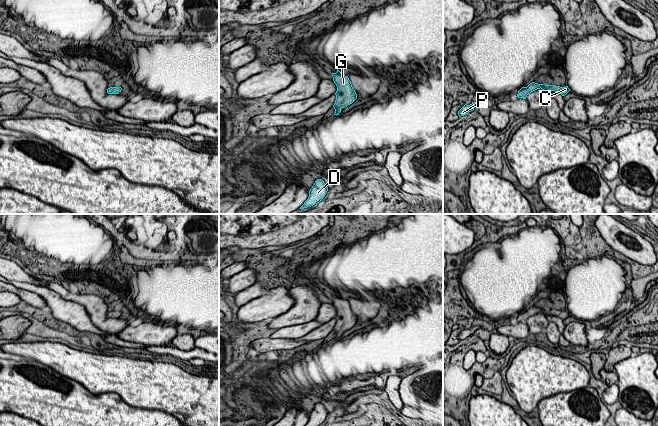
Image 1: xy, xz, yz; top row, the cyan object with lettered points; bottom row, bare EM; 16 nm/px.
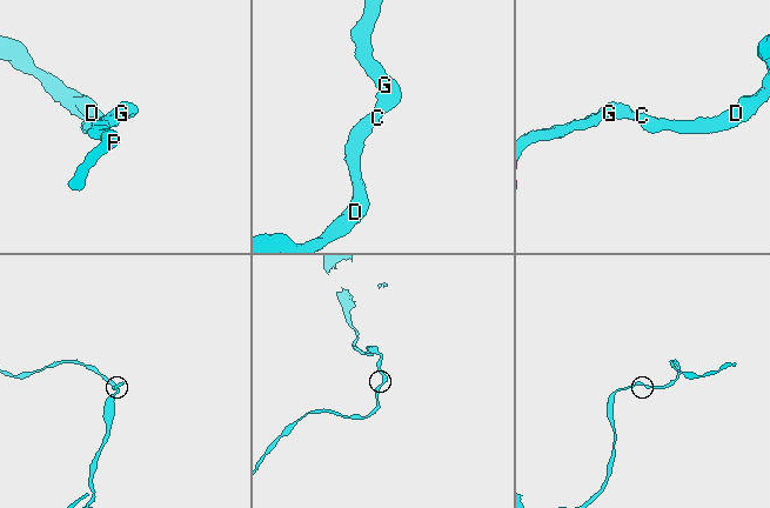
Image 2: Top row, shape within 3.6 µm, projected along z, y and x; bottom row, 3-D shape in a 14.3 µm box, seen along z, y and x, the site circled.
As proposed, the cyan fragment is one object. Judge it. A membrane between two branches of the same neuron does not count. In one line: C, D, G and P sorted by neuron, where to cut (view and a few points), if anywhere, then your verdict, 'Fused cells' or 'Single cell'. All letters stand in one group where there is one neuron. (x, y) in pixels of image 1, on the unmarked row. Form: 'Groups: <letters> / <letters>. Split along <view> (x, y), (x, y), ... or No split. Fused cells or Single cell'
Groups: C D G P. No split. Single cell

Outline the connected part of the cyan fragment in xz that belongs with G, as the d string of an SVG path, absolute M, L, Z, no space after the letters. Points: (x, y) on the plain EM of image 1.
M338 293L336 297L332 297L331 299L337 310L337 315L335 317L336 324L333 329L335 337L333 339L339 339L342 332L347 331L357 323L357 318L348 300L342 299Z

